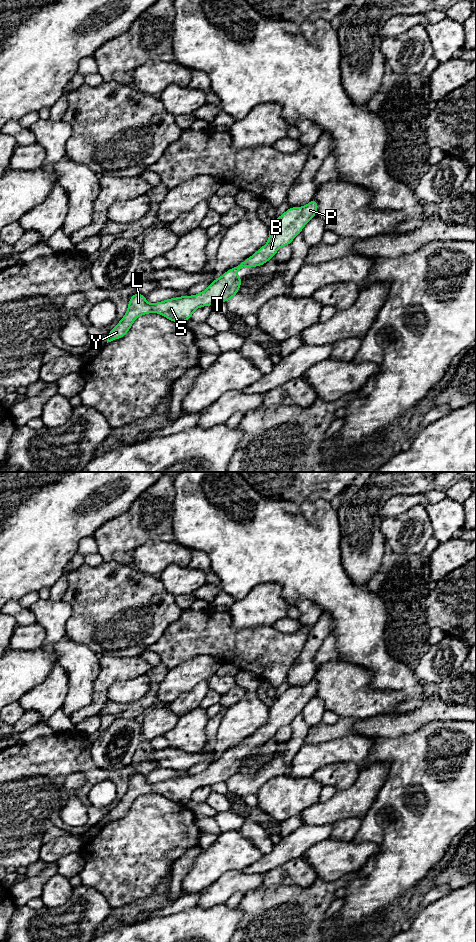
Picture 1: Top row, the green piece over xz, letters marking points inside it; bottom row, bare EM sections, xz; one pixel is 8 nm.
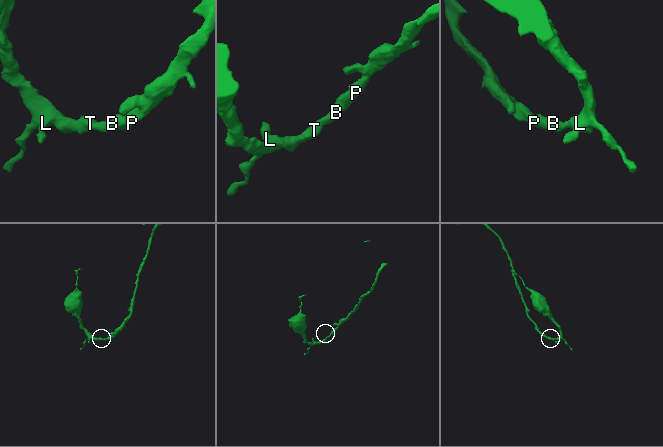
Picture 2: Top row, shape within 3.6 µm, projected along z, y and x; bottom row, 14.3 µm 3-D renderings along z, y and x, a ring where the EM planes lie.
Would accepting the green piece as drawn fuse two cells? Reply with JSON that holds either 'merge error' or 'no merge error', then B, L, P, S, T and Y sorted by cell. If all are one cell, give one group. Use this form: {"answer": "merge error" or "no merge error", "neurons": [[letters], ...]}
{"answer": "no merge error", "neurons": [["B", "L", "P", "S", "T", "Y"]]}

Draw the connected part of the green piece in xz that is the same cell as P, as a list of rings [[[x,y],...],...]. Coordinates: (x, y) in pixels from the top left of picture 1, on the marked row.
[[[315,198],[305,206],[290,207],[275,219],[269,228],[268,242],[264,246],[234,268],[227,270],[199,294],[179,296],[152,304],[146,301],[145,295],[133,294],[129,299],[126,314],[108,333],[107,343],[124,337],[134,321],[141,315],[158,313],[172,322],[182,323],[190,320],[193,312],[200,307],[211,307],[218,302],[228,302],[238,294],[238,289],[244,281],[237,276],[238,270],[244,267],[262,266],[274,258],[281,247],[290,245],[293,239],[302,232],[304,226],[316,216],[317,210],[318,202]]]

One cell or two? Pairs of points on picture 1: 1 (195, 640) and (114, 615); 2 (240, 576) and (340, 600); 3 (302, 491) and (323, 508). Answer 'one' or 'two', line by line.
1: two
2: one
3: two

